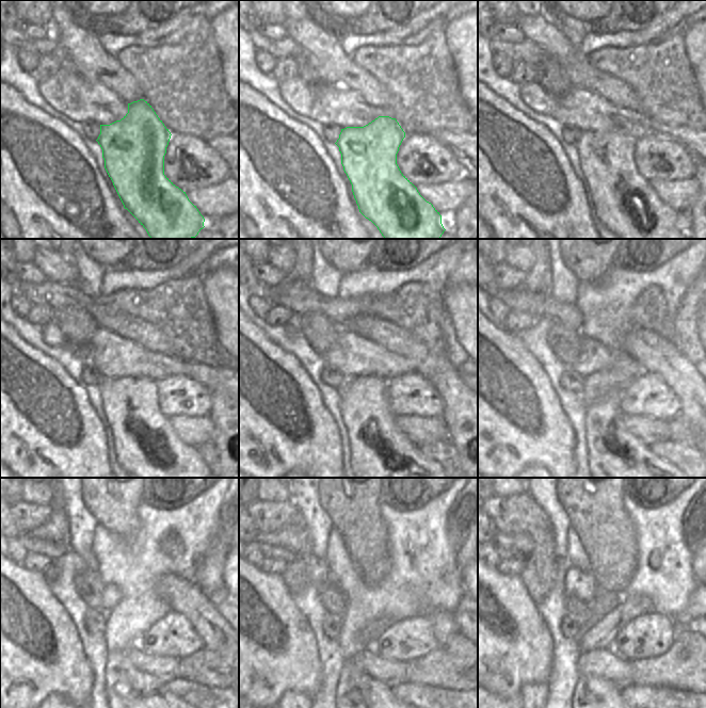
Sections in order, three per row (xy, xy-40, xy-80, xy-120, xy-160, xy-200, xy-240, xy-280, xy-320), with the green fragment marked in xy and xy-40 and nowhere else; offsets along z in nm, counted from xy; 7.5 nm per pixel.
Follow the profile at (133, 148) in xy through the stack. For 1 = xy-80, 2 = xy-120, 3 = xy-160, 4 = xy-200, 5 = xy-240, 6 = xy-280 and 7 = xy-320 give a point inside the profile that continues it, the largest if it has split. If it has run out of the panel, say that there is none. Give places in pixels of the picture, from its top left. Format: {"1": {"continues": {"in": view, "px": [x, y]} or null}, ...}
{"1": {"continues": {"in": "xy-80", "px": [625, 202]}}, "2": {"continues": {"in": "xy-120", "px": [146, 446]}}, "3": {"continues": {"in": "xy-160", "px": [381, 455]}}, "4": {"continues": {"in": "xy-200", "px": [615, 455]}}, "5": {"continues": {"in": "xy-240", "px": [131, 694]}}, "6": {"continues": {"in": "xy-280", "px": [357, 694]}}, "7": {"continues": {"in": "xy-320", "px": [591, 694]}}}

